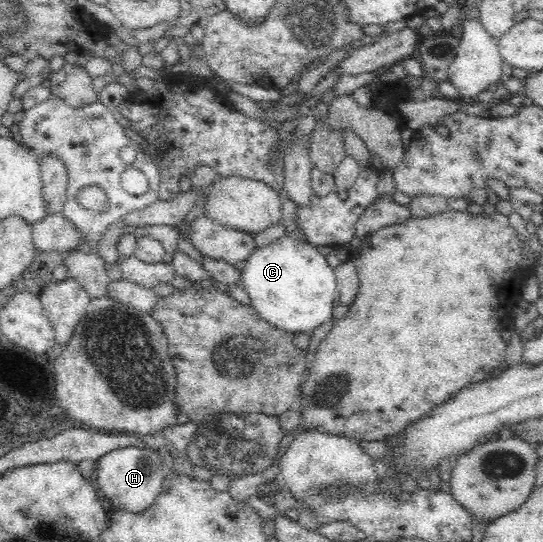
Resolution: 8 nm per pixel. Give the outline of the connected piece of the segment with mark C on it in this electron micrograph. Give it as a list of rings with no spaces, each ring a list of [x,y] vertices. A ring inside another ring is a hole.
[[[287,234],[278,238],[264,247],[254,248],[244,262],[244,269],[241,271],[242,286],[251,298],[250,305],[273,326],[291,332],[307,332],[319,328],[323,322],[332,318],[333,302],[338,296],[336,287],[336,276],[334,270],[329,267],[323,254],[320,254],[315,245],[311,244],[304,236]]]

